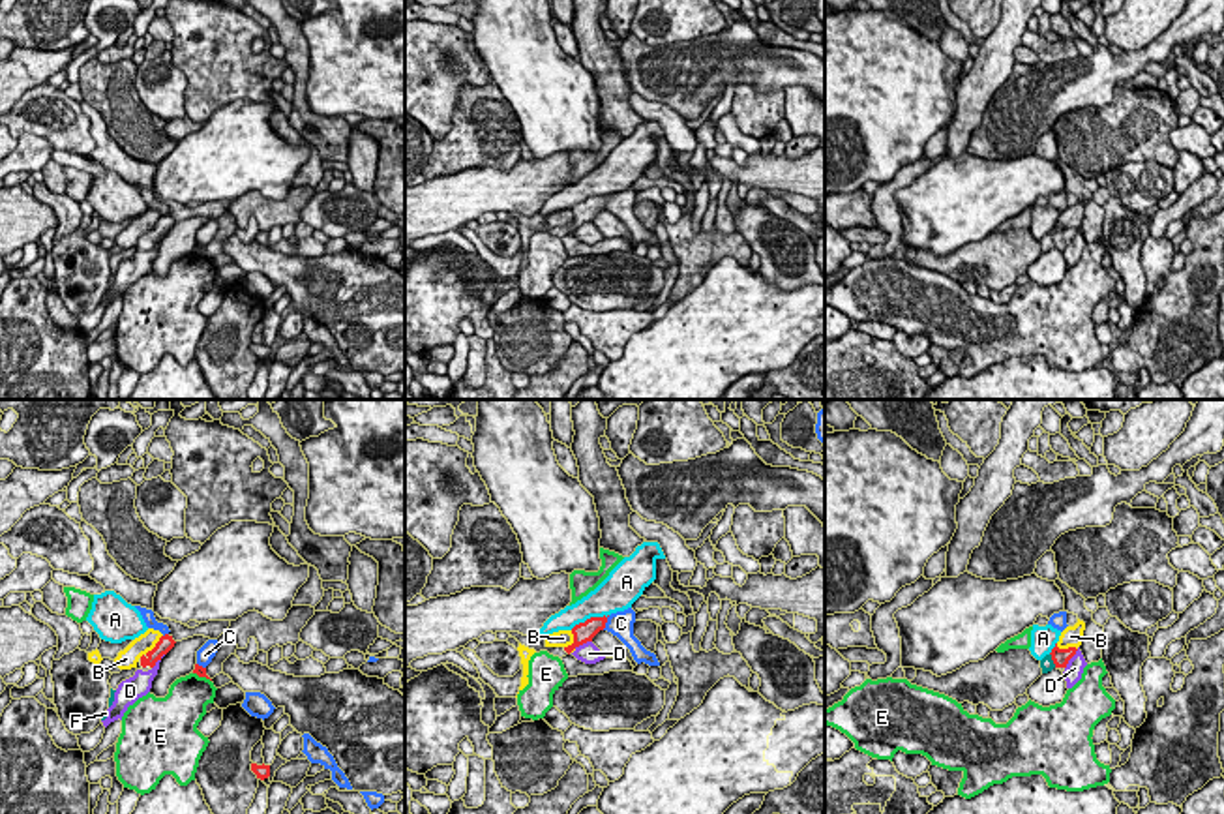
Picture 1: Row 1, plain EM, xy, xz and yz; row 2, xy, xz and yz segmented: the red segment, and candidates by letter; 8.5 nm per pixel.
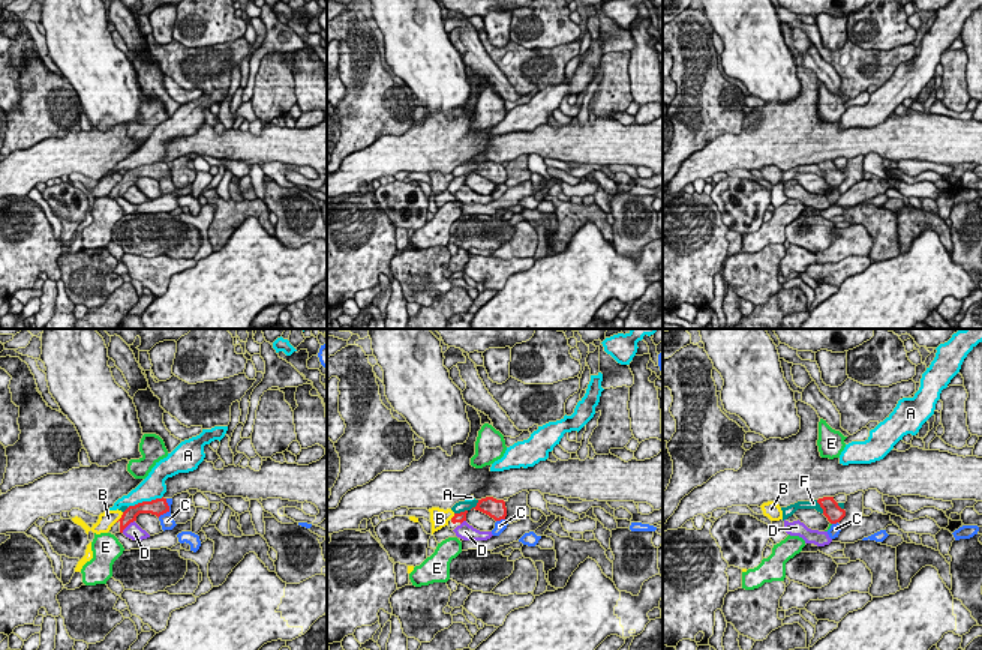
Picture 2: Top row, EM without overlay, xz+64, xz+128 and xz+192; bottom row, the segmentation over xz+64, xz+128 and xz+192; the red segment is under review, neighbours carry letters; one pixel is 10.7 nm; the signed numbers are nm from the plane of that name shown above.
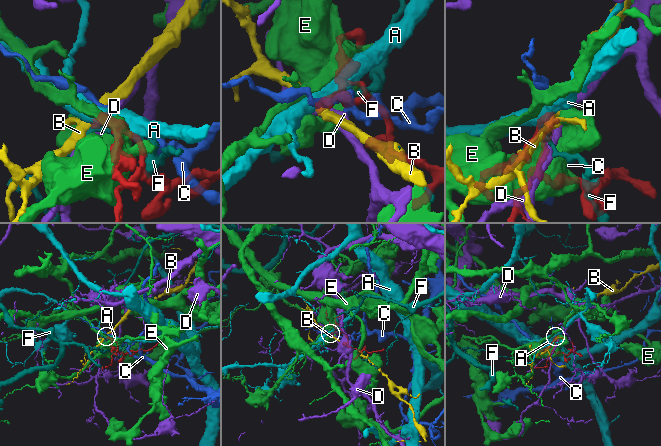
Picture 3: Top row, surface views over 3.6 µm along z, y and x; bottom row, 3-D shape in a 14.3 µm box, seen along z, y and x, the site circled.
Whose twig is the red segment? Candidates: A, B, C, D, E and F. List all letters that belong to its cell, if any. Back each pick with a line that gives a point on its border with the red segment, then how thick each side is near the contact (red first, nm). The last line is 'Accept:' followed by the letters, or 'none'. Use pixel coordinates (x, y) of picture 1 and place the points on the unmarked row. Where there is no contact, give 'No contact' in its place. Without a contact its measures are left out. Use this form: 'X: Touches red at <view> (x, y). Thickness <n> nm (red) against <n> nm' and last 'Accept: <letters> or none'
Accept: none

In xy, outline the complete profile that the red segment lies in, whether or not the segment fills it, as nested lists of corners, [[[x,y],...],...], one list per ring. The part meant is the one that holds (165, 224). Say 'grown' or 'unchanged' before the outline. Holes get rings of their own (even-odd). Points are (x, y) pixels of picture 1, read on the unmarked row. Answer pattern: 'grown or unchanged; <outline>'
grown; [[[154,193],[154,197],[157,203],[167,204],[171,212],[161,216],[156,227],[139,238],[137,249],[142,249],[142,251],[152,249],[156,242],[161,240],[161,236],[174,227],[176,221],[182,221],[193,216],[217,219],[231,206],[231,201],[208,201],[208,203],[201,203],[195,208],[189,208],[182,203],[161,199],[157,193]]]

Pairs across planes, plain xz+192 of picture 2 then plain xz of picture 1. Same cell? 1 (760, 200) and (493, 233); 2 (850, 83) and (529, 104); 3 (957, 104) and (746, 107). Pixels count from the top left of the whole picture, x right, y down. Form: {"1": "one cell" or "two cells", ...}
{"1": "one cell", "2": "two cells", "3": "one cell"}

